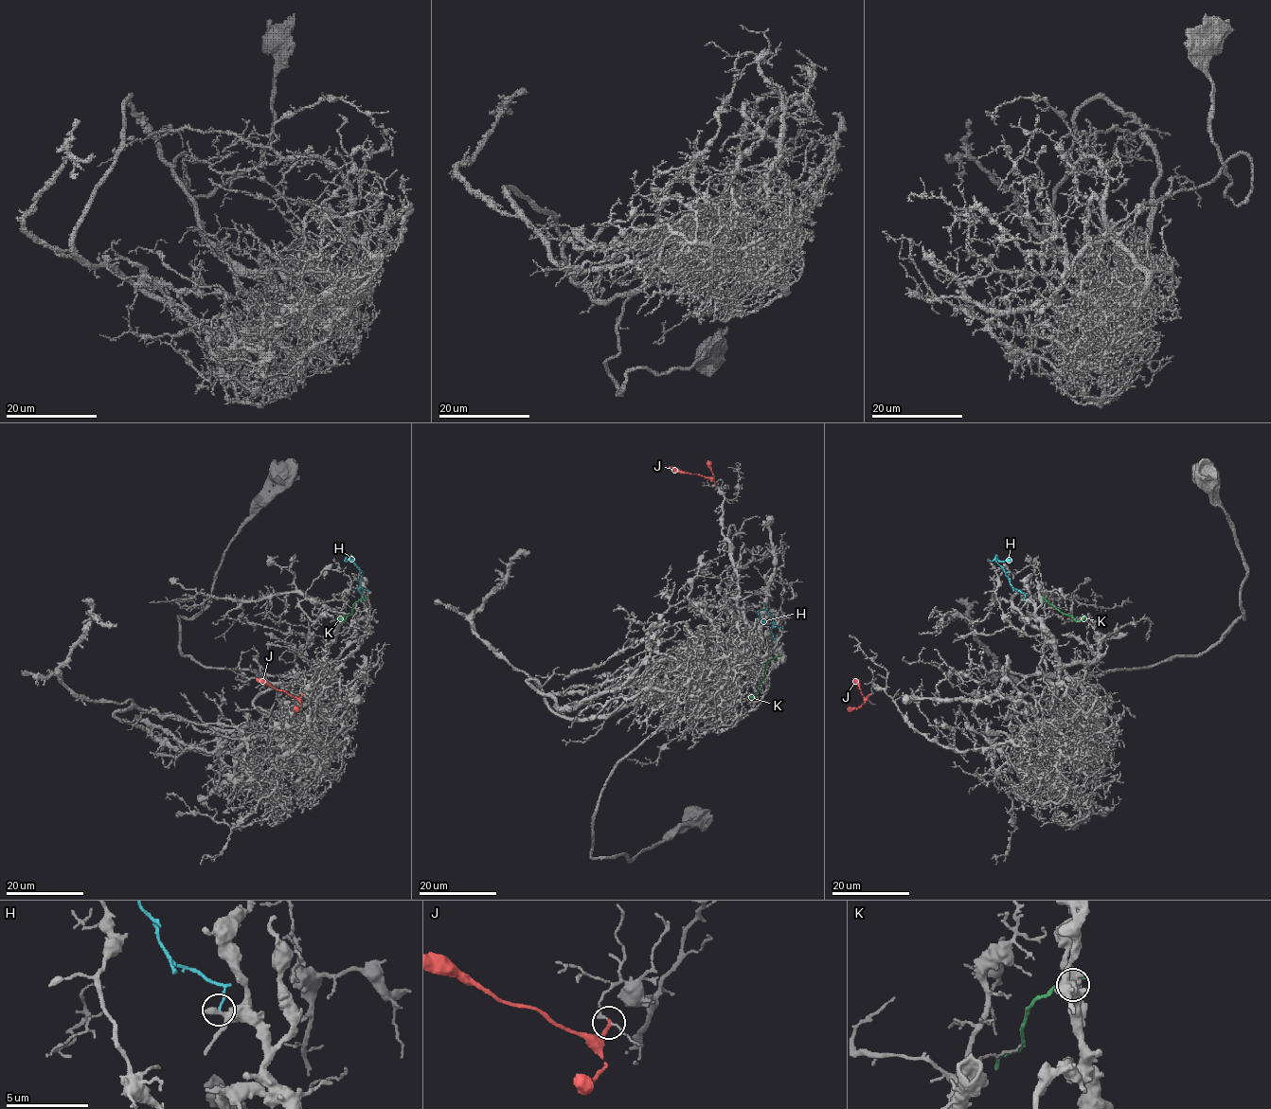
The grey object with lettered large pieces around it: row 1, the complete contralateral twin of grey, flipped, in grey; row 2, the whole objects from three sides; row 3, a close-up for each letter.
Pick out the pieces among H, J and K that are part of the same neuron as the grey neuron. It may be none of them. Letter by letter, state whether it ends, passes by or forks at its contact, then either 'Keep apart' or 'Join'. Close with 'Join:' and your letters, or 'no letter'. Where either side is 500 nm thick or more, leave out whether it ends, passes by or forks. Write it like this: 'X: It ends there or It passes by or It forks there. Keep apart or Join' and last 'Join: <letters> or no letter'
H: It ends there. Keep apart
J: It ends there. Keep apart
K: Keep apart
Join: no letter

